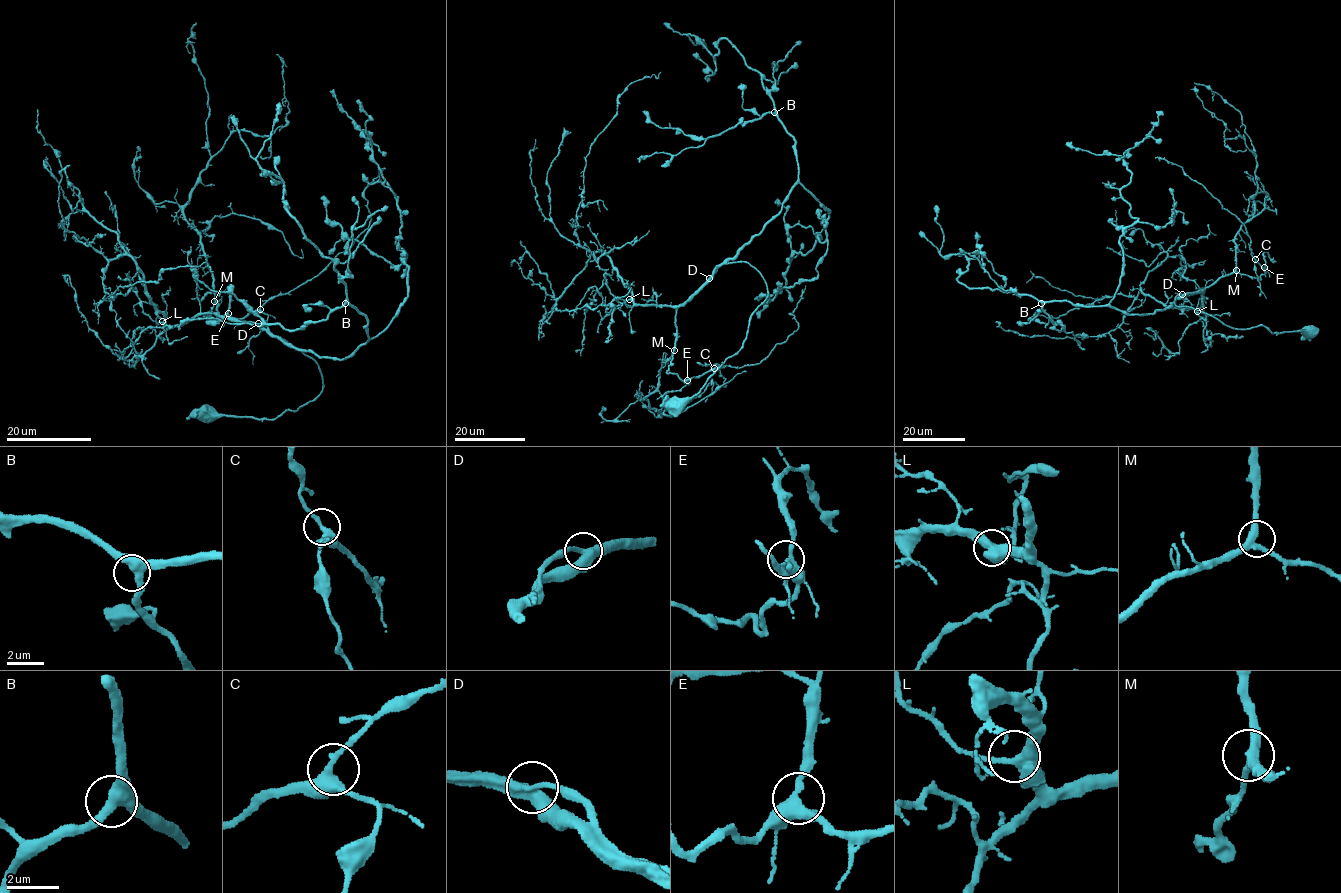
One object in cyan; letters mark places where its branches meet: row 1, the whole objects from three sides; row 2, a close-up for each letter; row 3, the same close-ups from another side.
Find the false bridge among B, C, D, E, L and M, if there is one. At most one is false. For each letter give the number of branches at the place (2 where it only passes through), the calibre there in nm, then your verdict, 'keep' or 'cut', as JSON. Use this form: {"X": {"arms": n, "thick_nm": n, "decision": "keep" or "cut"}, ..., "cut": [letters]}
{"B": {"arms": 3, "thick_nm": 420, "decision": "keep"}, "C": {"arms": 3, "thick_nm": 360, "decision": "keep"}, "D": {"arms": 3, "thick_nm": 400, "decision": "keep"}, "E": {"arms": 3, "thick_nm": 360, "decision": "keep"}, "L": {"arms": 3, "thick_nm": 440, "decision": "keep"}, "M": {"arms": 3, "thick_nm": 340, "decision": "keep"}, "cut": []}

